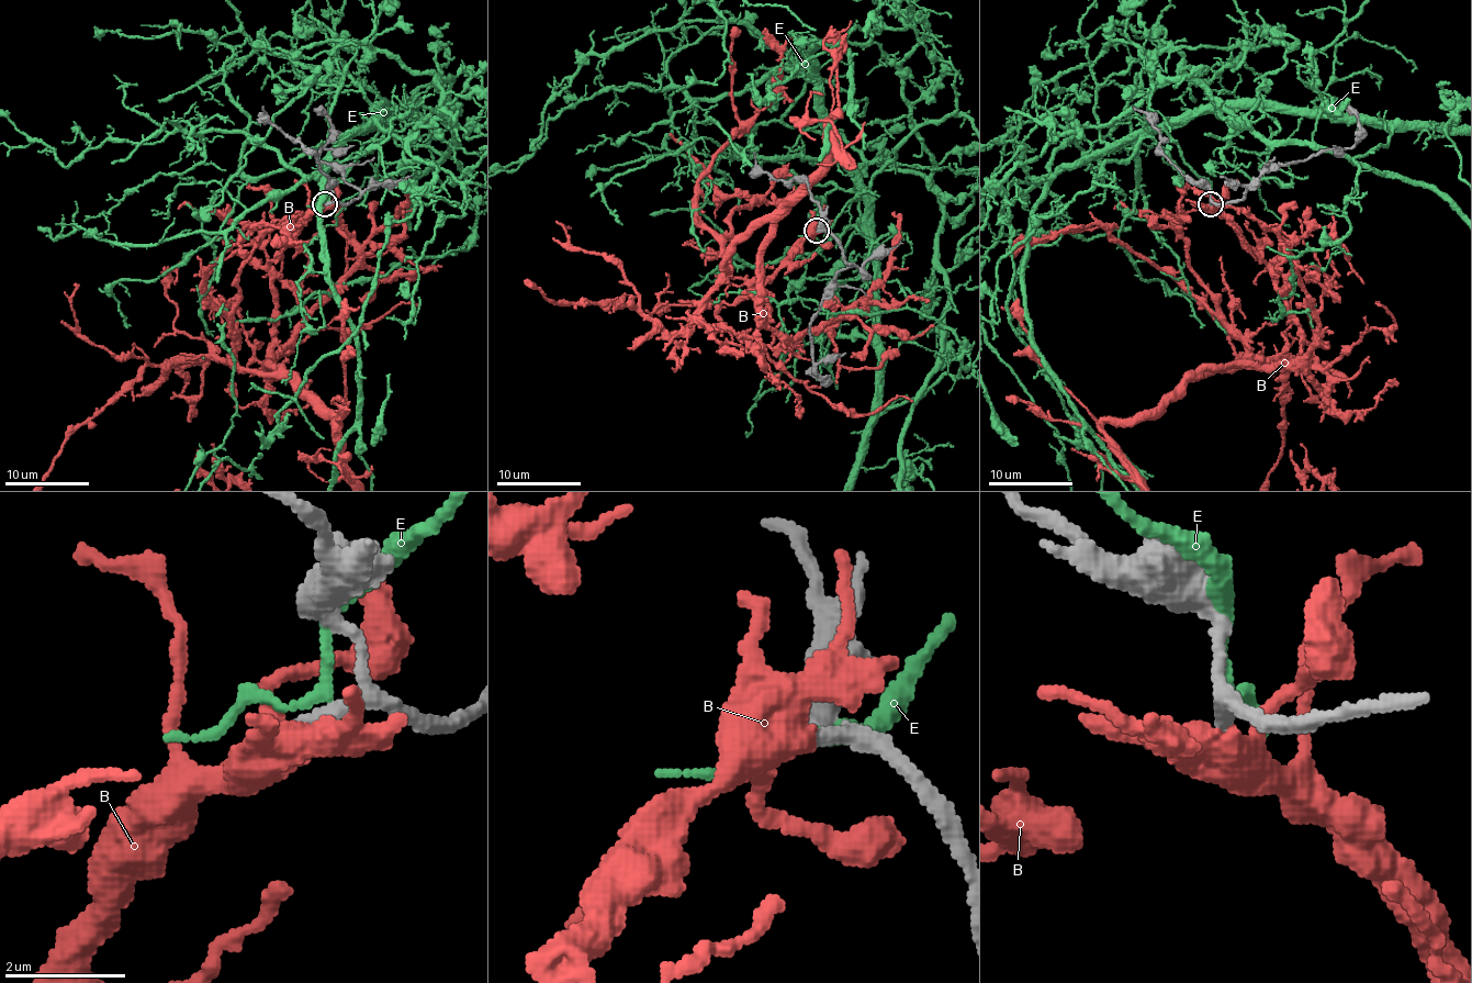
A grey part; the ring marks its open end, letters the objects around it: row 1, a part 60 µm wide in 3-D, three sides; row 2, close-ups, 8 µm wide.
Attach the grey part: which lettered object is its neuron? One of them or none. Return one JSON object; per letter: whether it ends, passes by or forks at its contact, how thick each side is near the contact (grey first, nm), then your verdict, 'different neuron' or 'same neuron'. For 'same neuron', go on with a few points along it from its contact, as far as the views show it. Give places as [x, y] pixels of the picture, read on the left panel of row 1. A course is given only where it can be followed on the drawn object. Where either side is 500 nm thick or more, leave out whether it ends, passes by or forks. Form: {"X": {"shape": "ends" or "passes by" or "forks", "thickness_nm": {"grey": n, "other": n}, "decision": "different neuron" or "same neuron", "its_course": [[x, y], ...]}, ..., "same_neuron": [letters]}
{"B": {"shape": "forks", "thickness_nm": {"grey": 280, "other": 480}, "decision": "different neuron"}, "E": {"shape": "passes by", "thickness_nm": {"grey": 240, "other": 150}, "decision": "different neuron"}, "same_neuron": []}

